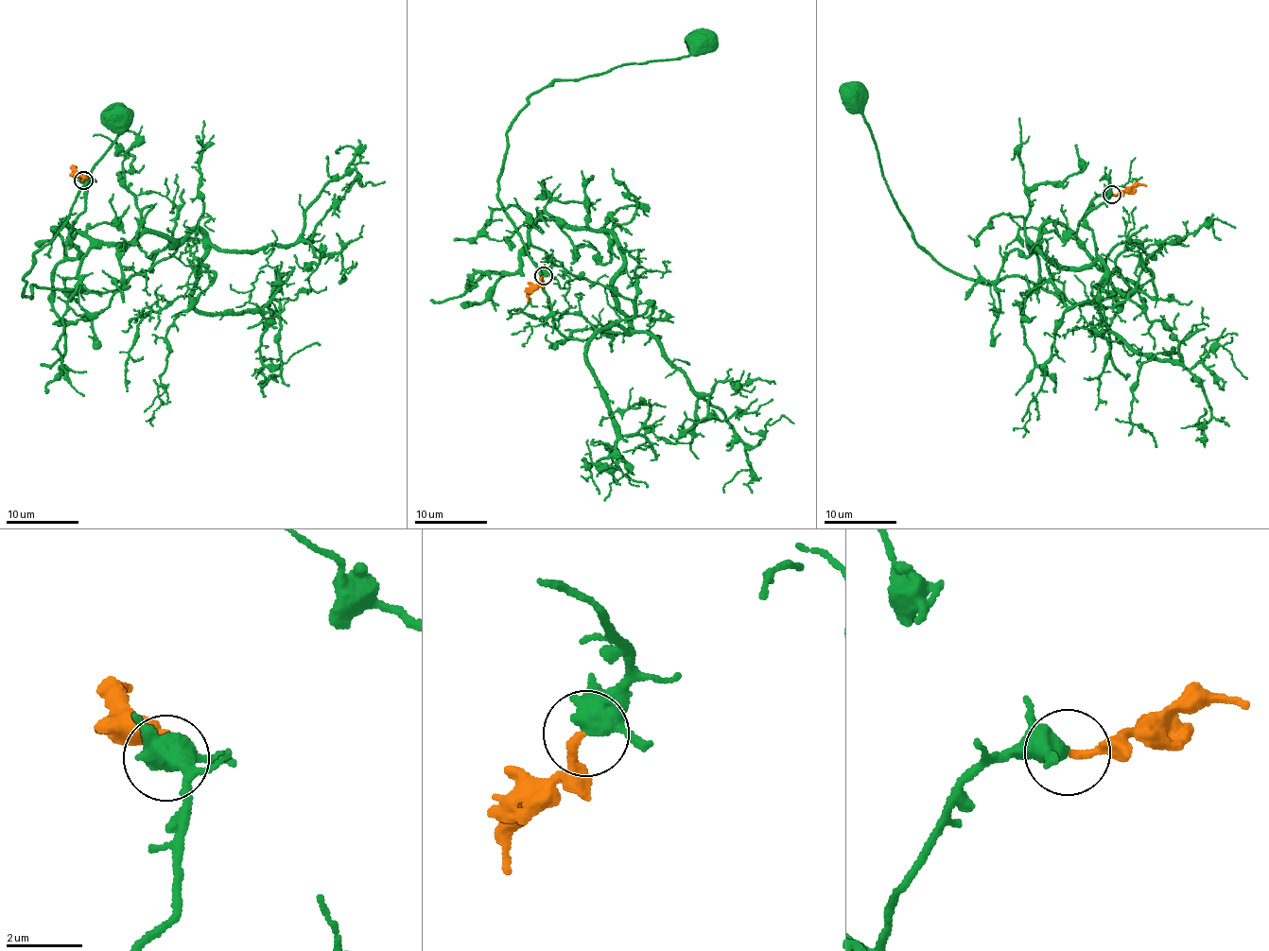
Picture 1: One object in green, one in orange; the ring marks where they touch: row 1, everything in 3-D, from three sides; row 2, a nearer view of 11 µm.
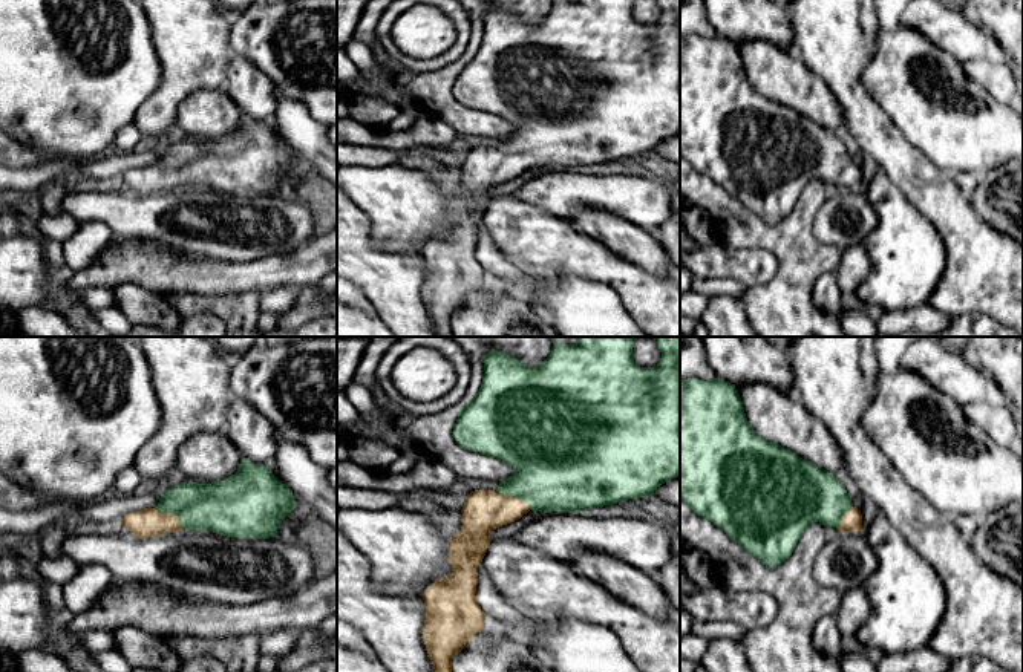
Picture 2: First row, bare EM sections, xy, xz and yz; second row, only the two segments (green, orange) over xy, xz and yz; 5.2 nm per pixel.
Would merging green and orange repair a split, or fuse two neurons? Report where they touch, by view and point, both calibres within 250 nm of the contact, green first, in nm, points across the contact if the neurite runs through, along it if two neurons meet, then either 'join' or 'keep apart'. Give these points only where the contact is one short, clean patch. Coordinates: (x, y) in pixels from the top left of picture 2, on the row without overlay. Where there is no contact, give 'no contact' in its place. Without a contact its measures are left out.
meets green in xz at (515, 153); 440 nm thick on the green side, 220 nm on the other; runs through xz (555, 127), (544, 138), (515, 153), (503, 164), (484, 167); join

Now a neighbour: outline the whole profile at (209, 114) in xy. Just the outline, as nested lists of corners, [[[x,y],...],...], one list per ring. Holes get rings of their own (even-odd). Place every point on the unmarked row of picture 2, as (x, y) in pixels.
[[[199,89],[187,96],[176,113],[176,126],[198,141],[221,139],[237,129],[242,110],[219,89]]]

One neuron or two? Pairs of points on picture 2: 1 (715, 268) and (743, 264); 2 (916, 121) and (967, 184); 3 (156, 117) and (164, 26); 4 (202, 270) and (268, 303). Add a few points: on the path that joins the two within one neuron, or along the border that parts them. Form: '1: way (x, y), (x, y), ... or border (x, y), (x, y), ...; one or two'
1: way (722, 264), (737, 264); one
2: border (956, 173), (967, 172), (979, 178); two
3: way (169, 94), (172, 91), (172, 49); one
4: border (297, 285), (276, 285), (262, 293); two

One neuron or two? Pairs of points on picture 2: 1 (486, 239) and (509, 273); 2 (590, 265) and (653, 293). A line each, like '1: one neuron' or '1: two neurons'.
1: one neuron
2: one neuron

